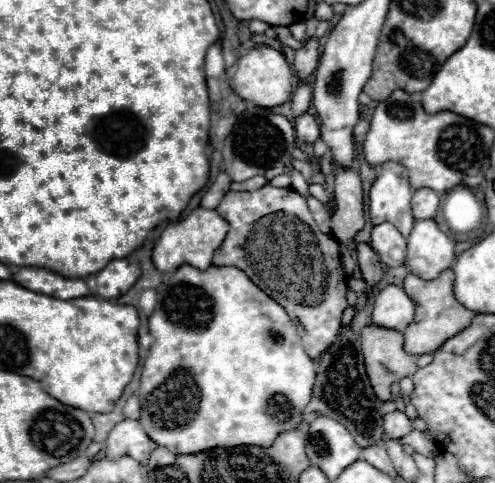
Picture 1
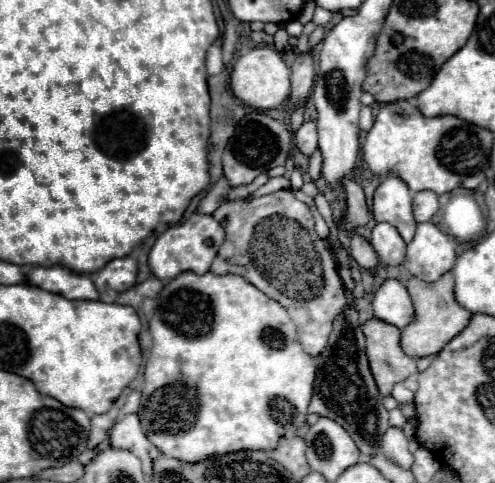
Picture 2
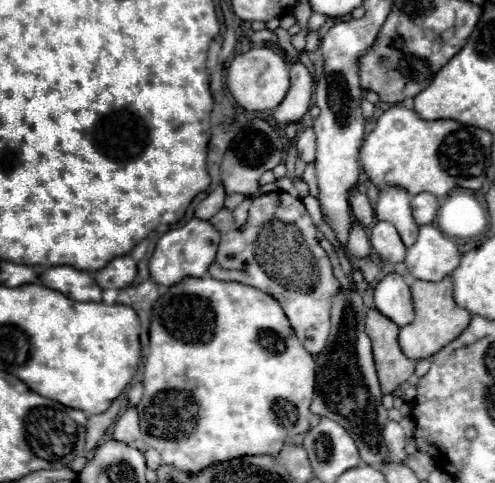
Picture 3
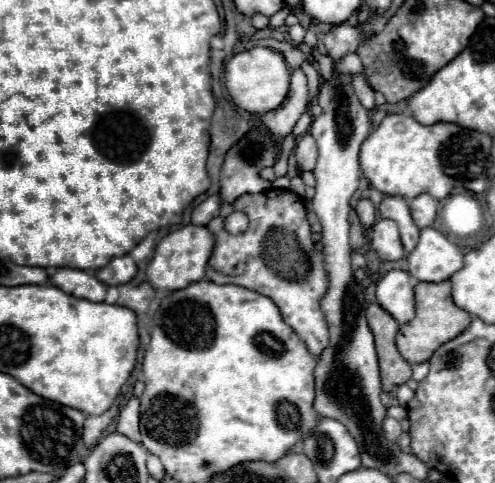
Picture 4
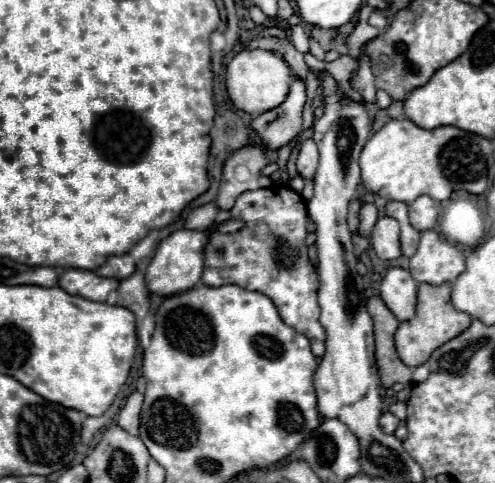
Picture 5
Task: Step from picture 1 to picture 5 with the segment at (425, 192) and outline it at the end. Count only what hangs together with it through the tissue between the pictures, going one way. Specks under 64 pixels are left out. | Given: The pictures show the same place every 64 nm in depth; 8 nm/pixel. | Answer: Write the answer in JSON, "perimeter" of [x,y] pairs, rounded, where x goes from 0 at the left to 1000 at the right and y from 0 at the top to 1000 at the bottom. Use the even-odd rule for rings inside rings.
{"perimeter":[[[848,406],[840,410],[832,422],[824,422],[824,443],[828,443],[828,460],[840,476],[857,480],[857,476],[873,476],[881,468],[881,451],[885,451],[885,435],[889,422],[881,414],[873,414],[869,406]]]}

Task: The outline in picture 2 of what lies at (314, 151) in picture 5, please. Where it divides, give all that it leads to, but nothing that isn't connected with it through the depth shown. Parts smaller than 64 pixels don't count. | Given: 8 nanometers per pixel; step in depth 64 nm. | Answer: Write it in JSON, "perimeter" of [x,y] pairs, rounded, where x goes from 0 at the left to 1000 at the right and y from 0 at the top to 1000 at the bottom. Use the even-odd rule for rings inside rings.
{"perimeter":[[[622,248],[614,253],[598,273],[594,273],[594,294],[602,302],[602,311],[618,323],[630,323],[630,315],[642,302],[642,277],[638,277],[638,253]]]}

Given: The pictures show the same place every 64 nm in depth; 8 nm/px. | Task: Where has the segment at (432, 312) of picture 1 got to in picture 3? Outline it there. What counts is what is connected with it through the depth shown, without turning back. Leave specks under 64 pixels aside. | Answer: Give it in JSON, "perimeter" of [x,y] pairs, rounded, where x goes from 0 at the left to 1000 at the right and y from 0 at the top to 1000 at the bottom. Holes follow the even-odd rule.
{"perimeter":[[[901,571],[889,584],[857,584],[857,580],[836,580],[828,588],[828,605],[832,605],[832,625],[836,625],[836,642],[840,642],[840,658],[836,667],[820,671],[816,679],[808,679],[808,720],[812,729],[832,741],[832,745],[848,745],[848,741],[865,741],[873,733],[881,733],[889,720],[897,720],[905,708],[913,708],[925,692],[933,692],[933,683],[949,671],[954,650],[937,638],[929,638],[917,617],[913,617],[913,580],[909,571]]]}

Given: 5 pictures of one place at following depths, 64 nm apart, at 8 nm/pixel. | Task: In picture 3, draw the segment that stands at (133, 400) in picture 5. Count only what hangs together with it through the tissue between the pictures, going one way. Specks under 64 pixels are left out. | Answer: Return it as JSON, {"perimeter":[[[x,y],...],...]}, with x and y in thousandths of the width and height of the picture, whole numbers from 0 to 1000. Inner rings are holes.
{"perimeter":[[[259,845],[238,874],[230,878],[230,894],[226,894],[230,911],[242,911],[267,928],[279,928],[283,936],[295,936],[295,919],[291,907],[283,899],[283,878],[279,878],[279,853],[275,845]]]}

